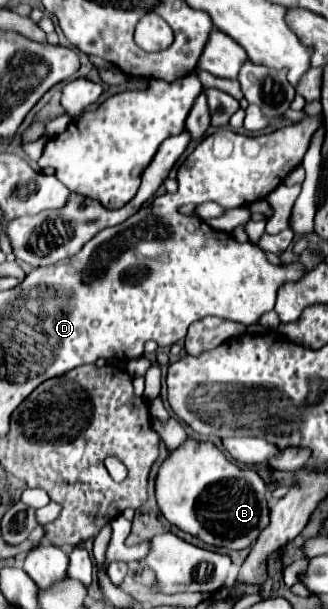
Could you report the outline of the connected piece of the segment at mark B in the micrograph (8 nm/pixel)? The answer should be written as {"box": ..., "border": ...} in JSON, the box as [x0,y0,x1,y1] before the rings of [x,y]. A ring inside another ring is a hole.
{"box":[156,438,270,550],"border":[[[188,438],[180,448],[172,450],[168,460],[160,466],[156,478],[156,500],[162,516],[170,524],[196,536],[204,544],[218,546],[218,548],[228,548],[228,550],[250,548],[260,536],[260,532],[270,524],[266,486],[262,478],[254,470],[244,470],[234,462],[230,462],[214,444],[196,442],[192,438]]]}

